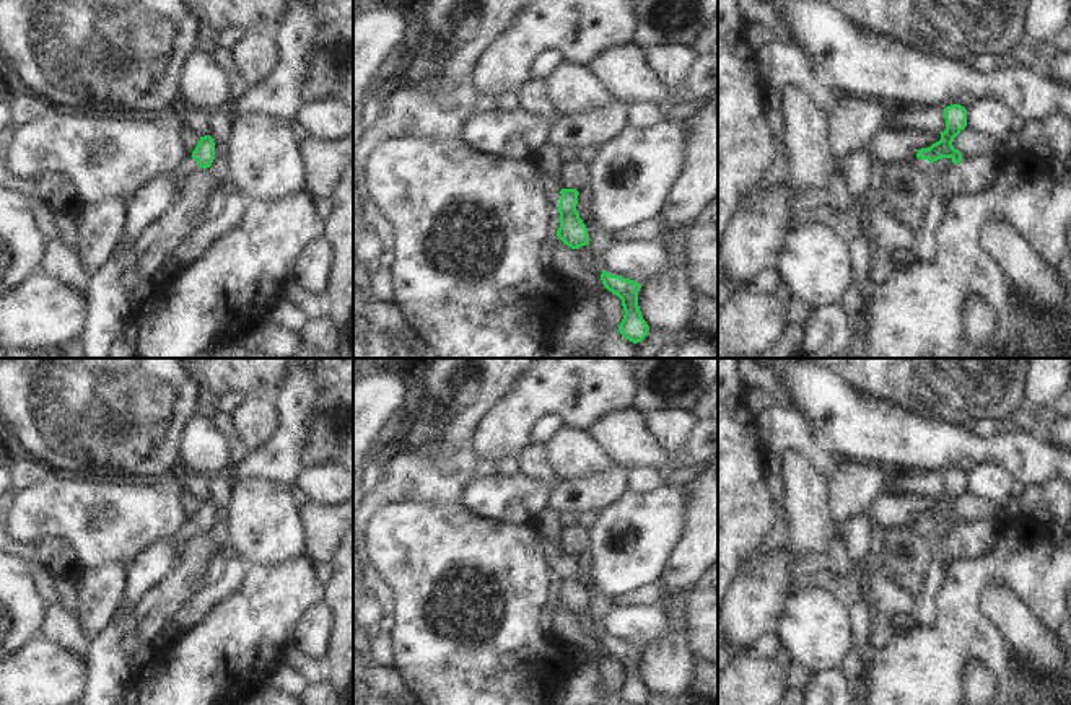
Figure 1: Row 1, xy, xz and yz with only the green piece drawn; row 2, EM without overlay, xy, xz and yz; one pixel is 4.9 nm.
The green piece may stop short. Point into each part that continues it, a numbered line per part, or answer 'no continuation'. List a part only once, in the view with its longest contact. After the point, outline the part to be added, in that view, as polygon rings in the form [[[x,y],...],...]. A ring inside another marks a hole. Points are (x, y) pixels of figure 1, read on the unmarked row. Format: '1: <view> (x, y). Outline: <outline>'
1: xz (550, 552). Outline: [[[536,531],[536,537],[540,542],[542,554],[544,554],[547,567],[552,571],[558,573],[558,568],[560,568],[560,563],[562,563],[562,558],[560,558],[562,554],[558,550],[558,547],[550,539],[547,539],[544,534],[540,534],[537,531]]]

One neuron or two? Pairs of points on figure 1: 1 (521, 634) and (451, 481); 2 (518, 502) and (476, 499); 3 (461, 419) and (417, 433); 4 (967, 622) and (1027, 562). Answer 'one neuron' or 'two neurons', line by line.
1: two neurons
2: one neuron
3: one neuron
4: one neuron

